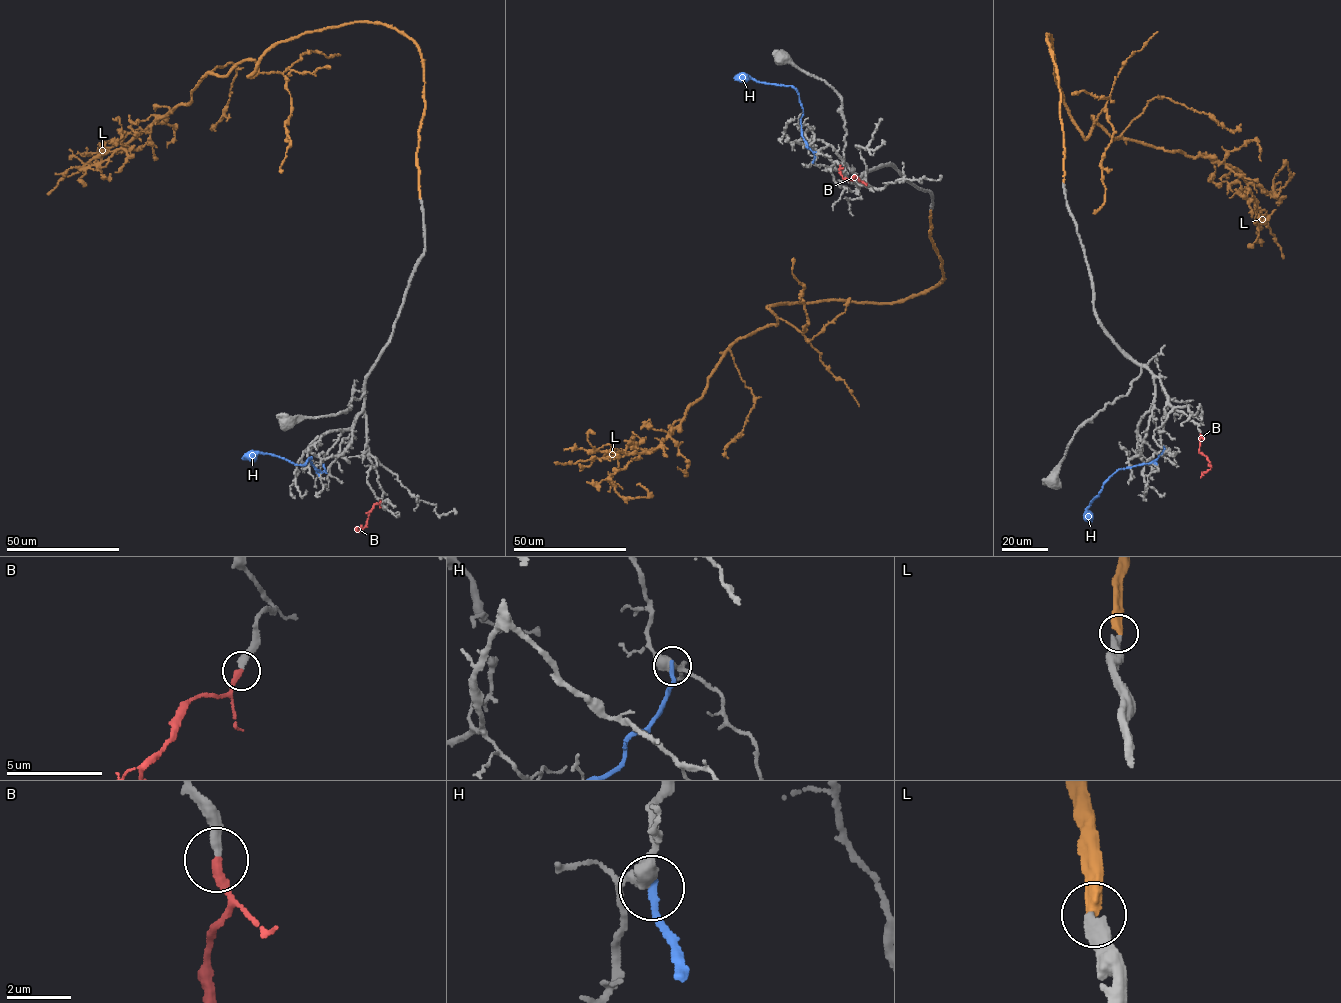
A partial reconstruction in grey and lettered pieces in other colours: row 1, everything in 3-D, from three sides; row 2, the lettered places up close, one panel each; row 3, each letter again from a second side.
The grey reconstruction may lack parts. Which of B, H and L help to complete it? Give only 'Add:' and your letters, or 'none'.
Add: B, L

